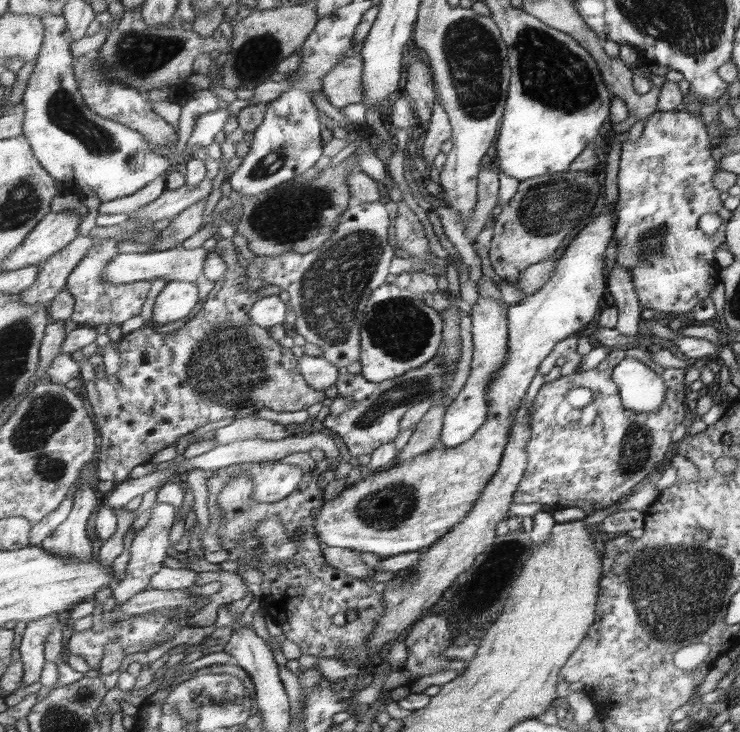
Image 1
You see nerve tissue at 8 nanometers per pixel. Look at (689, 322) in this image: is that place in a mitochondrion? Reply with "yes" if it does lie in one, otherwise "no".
no

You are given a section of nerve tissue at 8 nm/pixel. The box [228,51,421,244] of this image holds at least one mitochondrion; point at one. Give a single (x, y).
(272, 162)

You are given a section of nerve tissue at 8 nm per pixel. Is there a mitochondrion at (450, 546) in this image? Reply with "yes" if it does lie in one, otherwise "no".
no

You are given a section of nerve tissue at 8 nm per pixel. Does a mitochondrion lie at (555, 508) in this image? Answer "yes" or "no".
no

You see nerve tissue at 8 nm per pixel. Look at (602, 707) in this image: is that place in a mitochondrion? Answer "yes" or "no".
no

